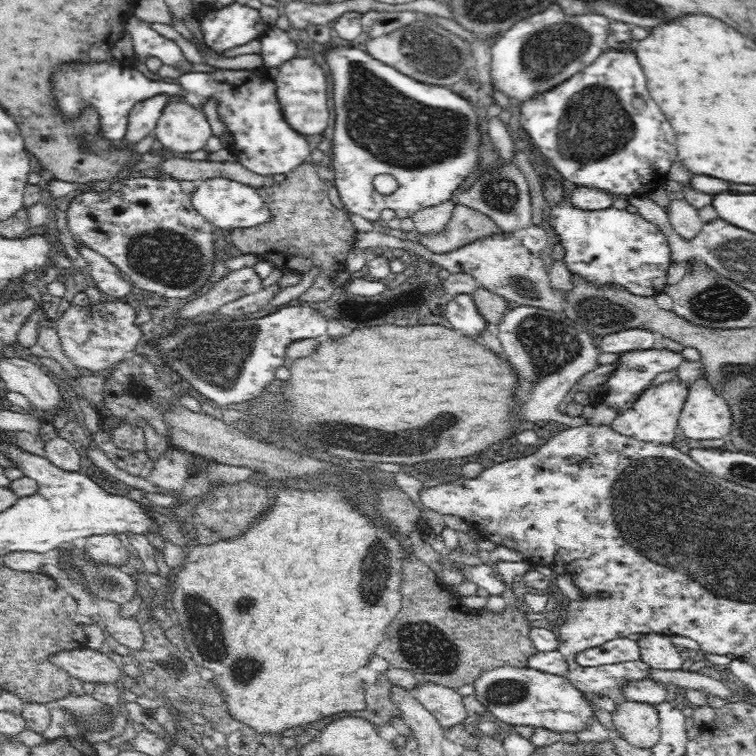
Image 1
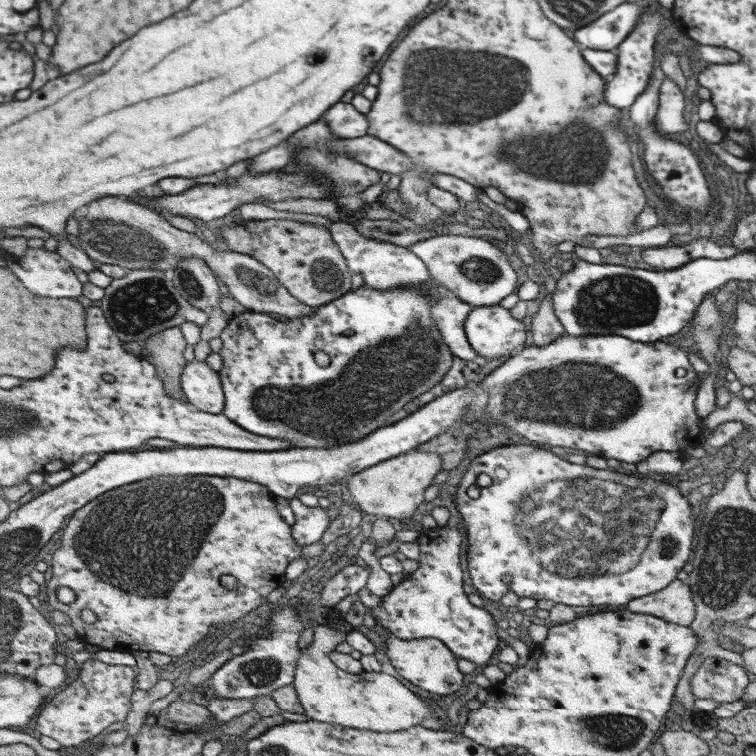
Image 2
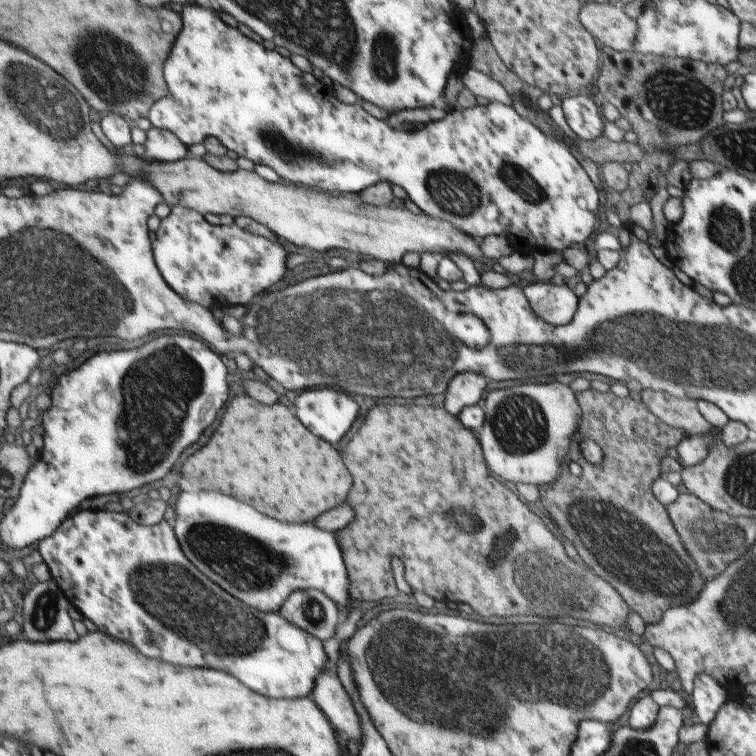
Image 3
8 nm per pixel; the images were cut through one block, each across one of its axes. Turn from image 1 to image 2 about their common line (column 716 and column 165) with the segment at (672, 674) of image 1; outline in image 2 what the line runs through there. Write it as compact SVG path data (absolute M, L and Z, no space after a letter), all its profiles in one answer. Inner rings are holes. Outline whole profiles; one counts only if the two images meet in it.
M162 679L153 690L136 690L133 697L133 709L126 720L128 732L135 735L143 732L152 706L168 694L174 692L174 684L170 680Z

